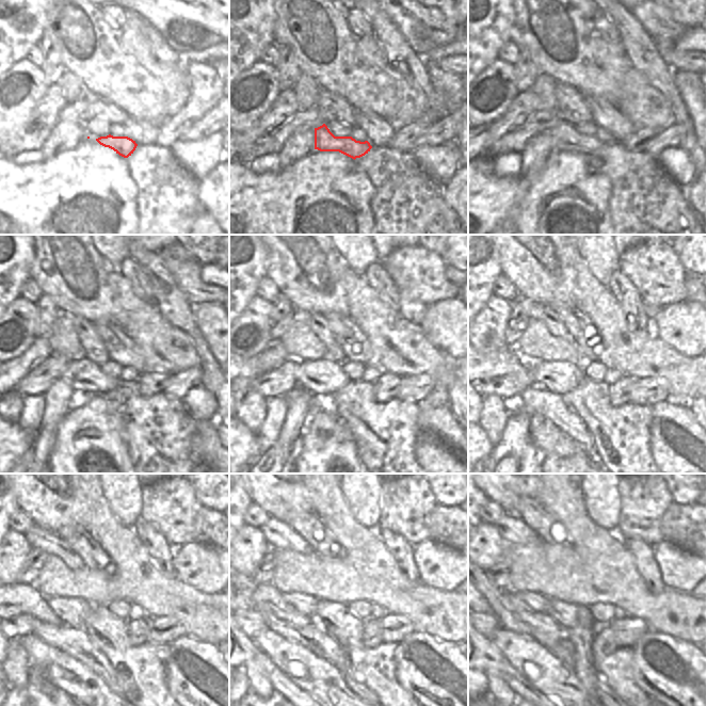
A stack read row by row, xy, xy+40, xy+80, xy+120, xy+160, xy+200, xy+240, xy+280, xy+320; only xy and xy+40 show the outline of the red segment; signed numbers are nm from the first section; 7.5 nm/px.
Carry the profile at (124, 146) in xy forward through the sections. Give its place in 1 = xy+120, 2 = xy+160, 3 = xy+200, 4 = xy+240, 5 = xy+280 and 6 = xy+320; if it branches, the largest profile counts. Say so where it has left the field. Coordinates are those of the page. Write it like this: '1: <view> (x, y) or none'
1: xy+120 (85, 378)
2: xy+160 (322, 378)
3: xy+200 (560, 376)
4: xy+240 (73, 611)
5: xy+280 (305, 605)
6: xy+320 (535, 602)

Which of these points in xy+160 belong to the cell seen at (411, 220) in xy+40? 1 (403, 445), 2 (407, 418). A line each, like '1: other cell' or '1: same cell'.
1: same cell
2: same cell

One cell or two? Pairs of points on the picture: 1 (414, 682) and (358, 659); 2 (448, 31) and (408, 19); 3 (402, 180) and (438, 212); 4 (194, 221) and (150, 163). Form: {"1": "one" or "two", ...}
{"1": "two", "2": "one", "3": "one", "4": "one"}

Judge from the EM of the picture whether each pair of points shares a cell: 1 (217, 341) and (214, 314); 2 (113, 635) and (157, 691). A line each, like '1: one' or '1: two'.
1: one
2: one

